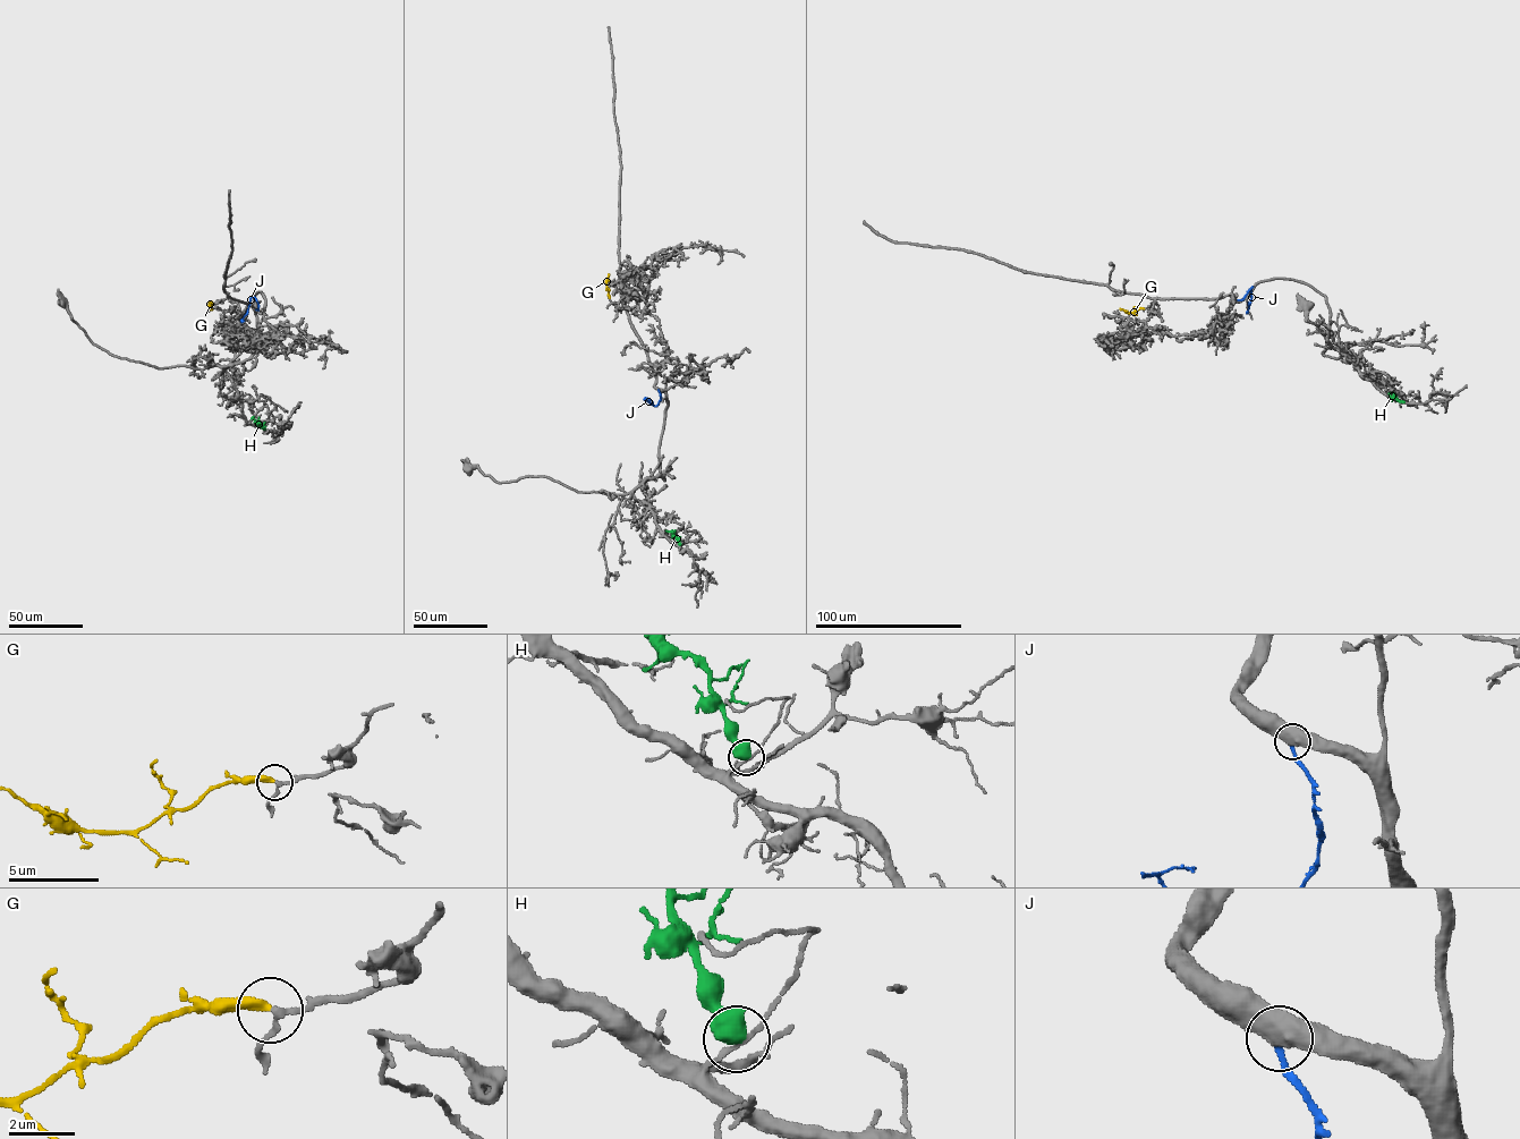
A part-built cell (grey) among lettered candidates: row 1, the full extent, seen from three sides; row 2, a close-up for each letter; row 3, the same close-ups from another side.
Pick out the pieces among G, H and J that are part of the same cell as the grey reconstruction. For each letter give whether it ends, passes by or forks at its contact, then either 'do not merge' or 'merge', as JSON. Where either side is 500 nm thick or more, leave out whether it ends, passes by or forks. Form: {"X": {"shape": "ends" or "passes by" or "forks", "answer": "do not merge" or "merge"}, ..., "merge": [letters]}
{"G": {"shape": "ends", "answer": "merge"}, "H": {"answer": "do not merge"}, "J": {"answer": "do not merge"}, "merge": ["G"]}

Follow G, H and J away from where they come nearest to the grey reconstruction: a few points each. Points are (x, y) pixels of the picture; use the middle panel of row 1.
G: (609, 298), (606, 287), (609, 274)
H: (680, 544), (671, 532), (665, 530)
J: (659, 390), (661, 399), (656, 406), (644, 399), (647, 398)

